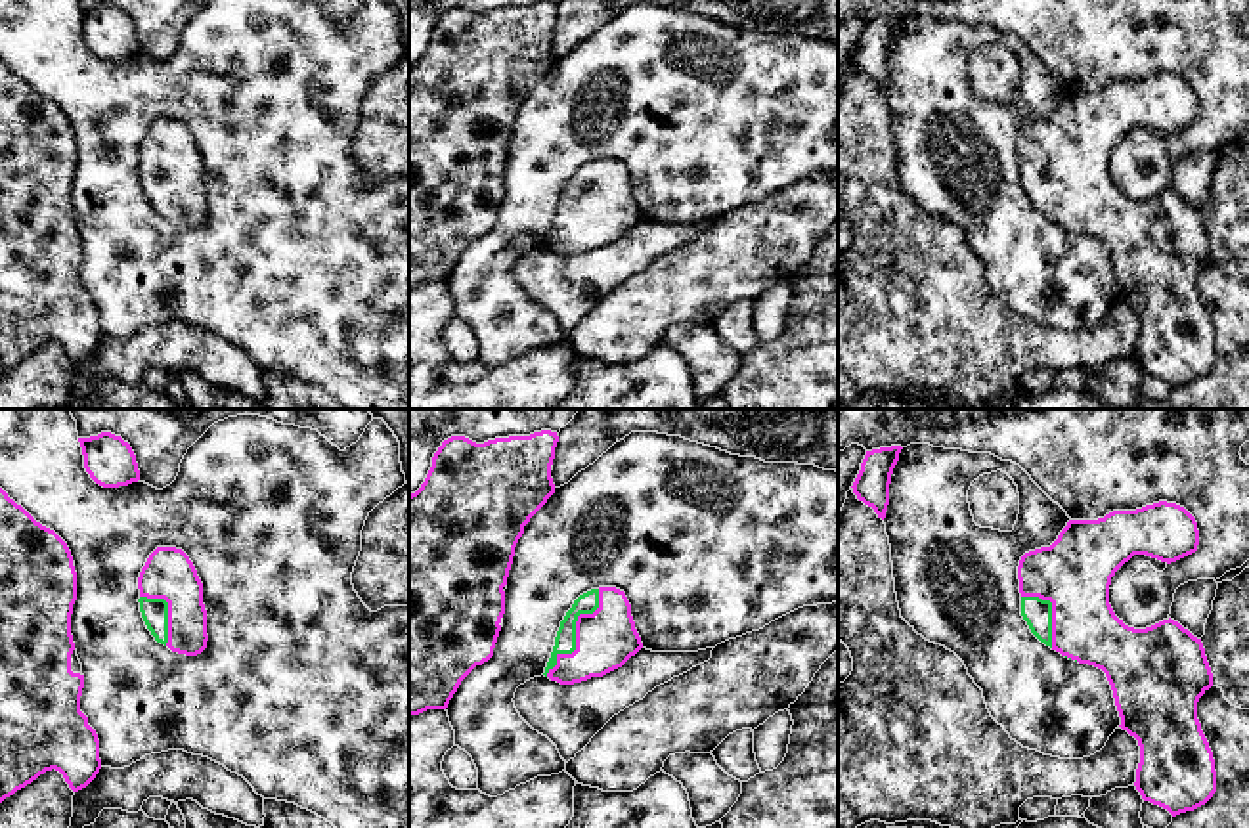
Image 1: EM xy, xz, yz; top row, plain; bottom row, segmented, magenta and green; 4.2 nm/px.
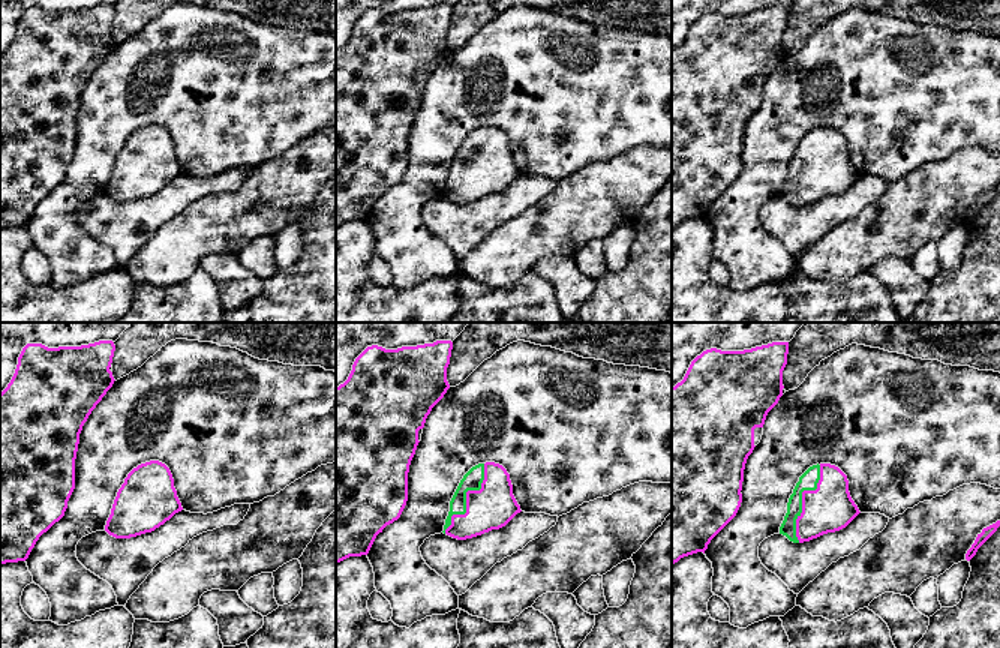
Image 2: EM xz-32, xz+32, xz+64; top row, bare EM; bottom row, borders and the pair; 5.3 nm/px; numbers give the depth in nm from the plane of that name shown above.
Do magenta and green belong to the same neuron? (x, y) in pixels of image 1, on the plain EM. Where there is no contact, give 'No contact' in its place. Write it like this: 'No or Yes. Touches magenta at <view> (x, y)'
Yes. Touches magenta at xz (576, 205)

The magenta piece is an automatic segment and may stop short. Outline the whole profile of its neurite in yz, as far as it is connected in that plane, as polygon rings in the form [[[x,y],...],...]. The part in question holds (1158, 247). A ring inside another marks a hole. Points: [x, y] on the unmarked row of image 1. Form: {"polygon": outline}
{"polygon": [[[1159,73],[1113,82],[1098,92],[1069,92],[1050,119],[1029,122],[1018,138],[1021,187],[1031,205],[1079,235],[1102,241],[1111,256],[1121,300],[1138,312],[1136,361],[1172,388],[1205,377],[1216,363],[1213,323],[1197,291],[1197,273],[1213,258],[1201,210],[1174,191],[1134,201],[1109,176],[1115,143],[1134,126],[1176,134],[1197,122],[1195,90],[1180,76]]]}

